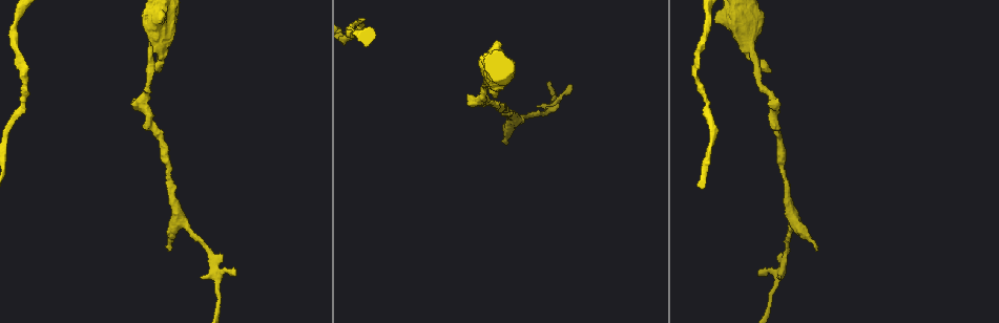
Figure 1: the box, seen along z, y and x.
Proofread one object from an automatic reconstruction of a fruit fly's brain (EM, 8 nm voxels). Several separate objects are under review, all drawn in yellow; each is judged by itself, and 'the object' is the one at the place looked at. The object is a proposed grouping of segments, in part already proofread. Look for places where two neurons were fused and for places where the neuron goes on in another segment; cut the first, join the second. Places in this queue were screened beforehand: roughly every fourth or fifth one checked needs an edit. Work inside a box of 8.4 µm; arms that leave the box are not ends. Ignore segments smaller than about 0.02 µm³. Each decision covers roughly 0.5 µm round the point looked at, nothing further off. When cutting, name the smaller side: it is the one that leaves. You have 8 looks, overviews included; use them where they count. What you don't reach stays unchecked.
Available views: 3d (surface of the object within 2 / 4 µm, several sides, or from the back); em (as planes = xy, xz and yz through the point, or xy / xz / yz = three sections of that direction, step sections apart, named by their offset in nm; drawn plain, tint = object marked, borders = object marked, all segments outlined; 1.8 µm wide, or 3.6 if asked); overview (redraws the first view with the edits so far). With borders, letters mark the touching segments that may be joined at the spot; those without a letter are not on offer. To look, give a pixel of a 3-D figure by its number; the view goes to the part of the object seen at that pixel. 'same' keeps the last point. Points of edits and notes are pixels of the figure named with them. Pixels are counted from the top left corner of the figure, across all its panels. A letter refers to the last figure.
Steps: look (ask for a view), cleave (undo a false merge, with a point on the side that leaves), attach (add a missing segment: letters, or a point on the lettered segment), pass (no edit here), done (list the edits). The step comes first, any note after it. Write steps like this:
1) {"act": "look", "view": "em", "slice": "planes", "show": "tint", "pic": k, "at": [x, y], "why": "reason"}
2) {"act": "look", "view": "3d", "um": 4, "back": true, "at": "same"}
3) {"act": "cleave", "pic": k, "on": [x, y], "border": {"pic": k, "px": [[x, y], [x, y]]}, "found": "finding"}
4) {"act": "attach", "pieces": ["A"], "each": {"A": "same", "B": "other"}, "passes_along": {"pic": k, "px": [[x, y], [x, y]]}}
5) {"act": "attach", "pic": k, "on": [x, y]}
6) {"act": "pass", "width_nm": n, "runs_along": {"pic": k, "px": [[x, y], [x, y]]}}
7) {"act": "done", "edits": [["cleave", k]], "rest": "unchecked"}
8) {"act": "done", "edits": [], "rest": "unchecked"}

{"act": "look", "view": "em", "um": 3.6, "slice": "xy", "step": 8, "show": "tint", "pic": 1, "at": [759, 273], "why": "free end"}

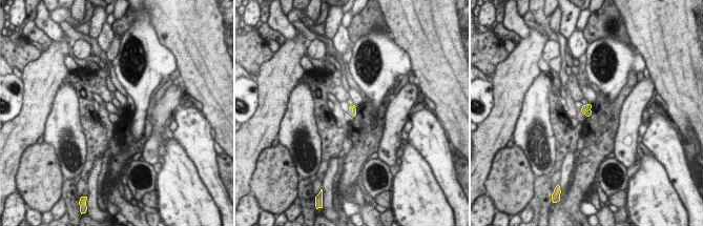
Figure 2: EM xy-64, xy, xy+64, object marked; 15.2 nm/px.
{"act": "look", "view": "em", "um": 3.6, "slice": "planes", "show": "borders", "at": "same", "why": "another direction"}

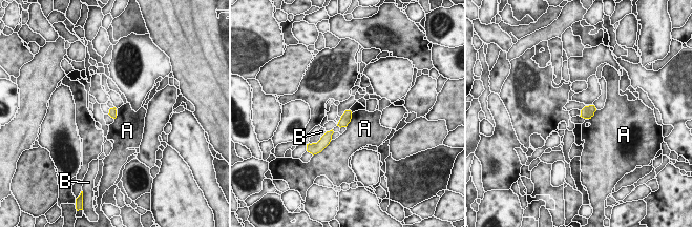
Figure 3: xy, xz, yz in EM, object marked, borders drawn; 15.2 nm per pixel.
{"act": "pass", "width_nm": 130, "each": {"A": "other", "B": "other"}, "found": "none of them fits"}

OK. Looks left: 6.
{"act": "look", "view": "3d", "um": 2, "pic": 1, "at": [504, 143], "why": "free end"}

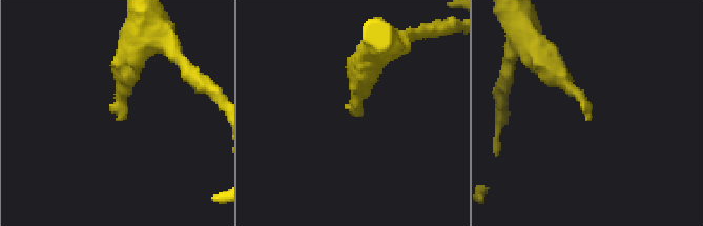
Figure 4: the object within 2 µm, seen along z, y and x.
{"act": "look", "view": "em", "slice": "xy", "step": 16, "show": "borders", "pic": 4, "at": [588, 119]}

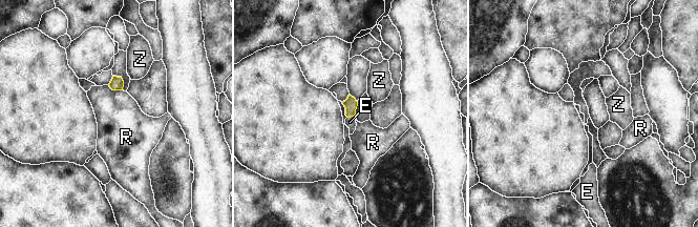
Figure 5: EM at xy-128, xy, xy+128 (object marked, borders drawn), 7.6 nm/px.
{"act": "look", "view": "em", "slice": "planes", "show": "borders", "at": "same", "why": "cut it another way"}

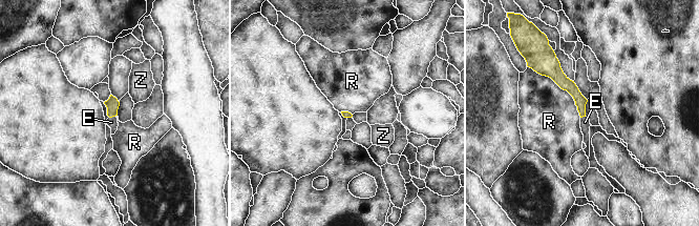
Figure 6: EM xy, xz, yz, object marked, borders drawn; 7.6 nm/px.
{"act": "attach", "pieces": ["E"], "each": {"E": "same", "R": "other", "Z": "other"}, "passes_along": {"pic": 6, "px": [[112, 104], [112, 116], [111, 122]]}, "found": "it goes on there"}

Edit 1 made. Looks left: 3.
{"act": "look", "view": "em", "um": 3.6, "slice": "planes", "show": "tint", "pic": 1, "at": [745, 29], "why": "thick turns thin"}

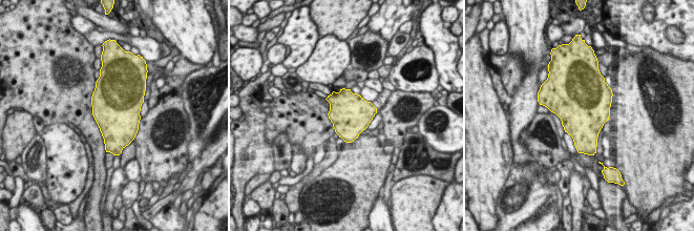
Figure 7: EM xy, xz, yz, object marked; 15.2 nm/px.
{"act": "look", "view": "em", "um": 3.6, "slice": "planes", "show": "borders", "at": "same"}

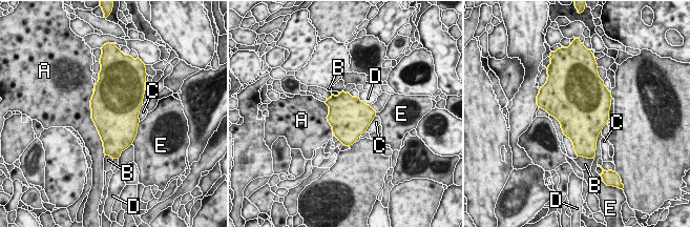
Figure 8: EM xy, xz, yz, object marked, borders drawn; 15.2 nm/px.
{"act": "pass", "each": {"A": "other", "B": "other", "C": "other", "D": "other", "E": "other"}, "border": {"pic": 8, "px": [[92, 91], [91, 120], [105, 153]]}, "found": "continuous, no second neuron"}

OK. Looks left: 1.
{"act": "done", "edits": [["attach", 6]], "rest": "unchecked"}

